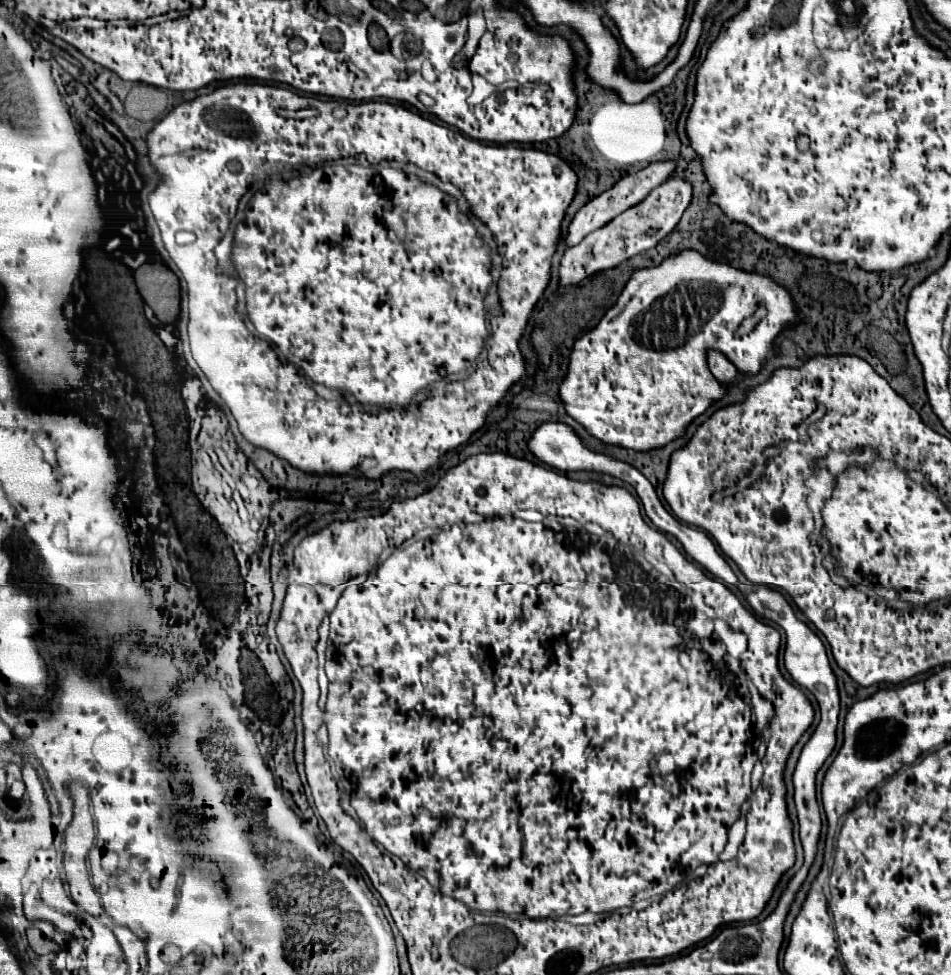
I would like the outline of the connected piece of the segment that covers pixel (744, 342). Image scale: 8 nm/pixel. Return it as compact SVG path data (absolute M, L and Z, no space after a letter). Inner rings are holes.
M685 250L667 258L657 268L633 272L617 304L607 310L591 332L575 342L569 372L559 386L559 396L565 402L567 414L581 422L595 438L633 450L661 448L681 436L687 424L709 408L711 400L719 400L725 394L709 370L709 350L723 352L743 374L757 374L781 328L795 320L797 312L789 292L765 274L747 274L725 264L715 264L699 252ZM759 306L765 308L765 316L759 318L751 330L741 330L743 322L751 318Z

